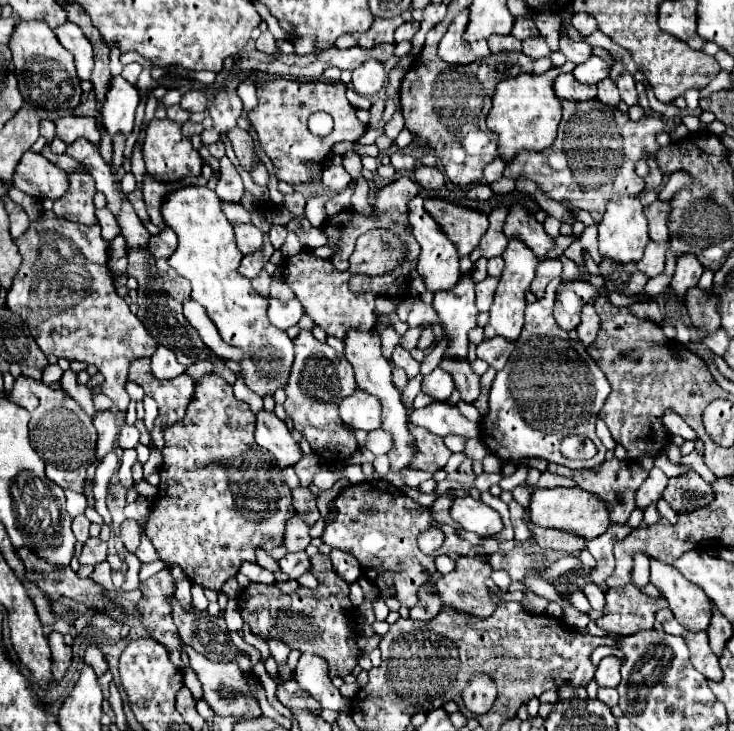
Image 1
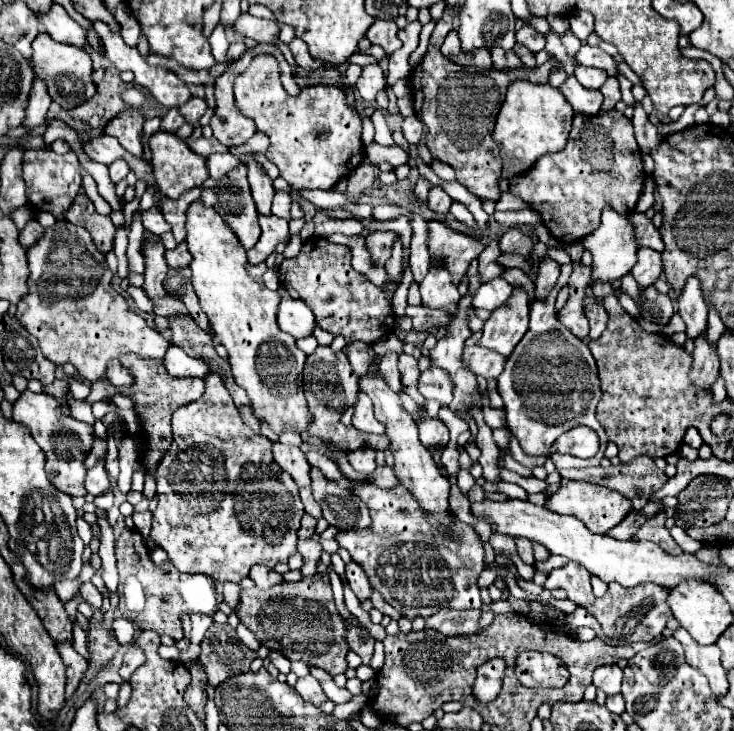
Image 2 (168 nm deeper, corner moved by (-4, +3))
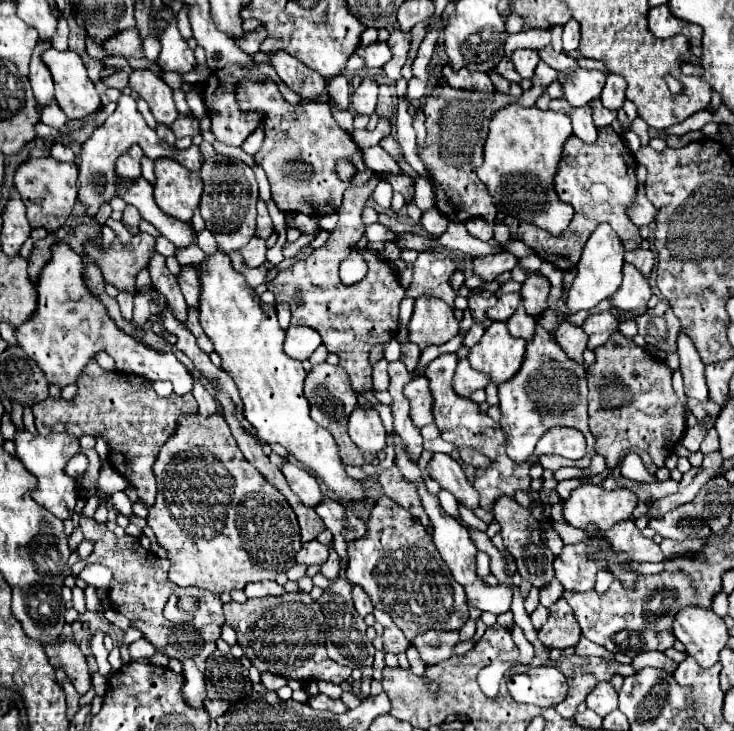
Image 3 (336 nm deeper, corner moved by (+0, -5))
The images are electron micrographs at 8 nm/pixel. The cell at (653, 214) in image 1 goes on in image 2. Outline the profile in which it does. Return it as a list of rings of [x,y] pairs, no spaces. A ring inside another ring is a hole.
[[[633,212],[629,220],[631,220],[631,226],[635,228],[635,240],[639,240],[639,246],[647,246],[657,252],[663,250],[663,240],[661,240],[659,230],[643,212]]]

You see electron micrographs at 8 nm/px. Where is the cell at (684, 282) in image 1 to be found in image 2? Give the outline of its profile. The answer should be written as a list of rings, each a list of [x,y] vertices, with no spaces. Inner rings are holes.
[[[697,278],[687,280],[683,294],[679,298],[679,304],[677,304],[677,312],[687,326],[685,336],[689,340],[695,340],[707,330],[707,306],[705,306],[703,292]]]

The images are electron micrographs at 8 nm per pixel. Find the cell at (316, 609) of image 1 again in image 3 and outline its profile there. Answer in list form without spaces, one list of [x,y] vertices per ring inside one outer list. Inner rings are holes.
[[[297,590],[283,596],[253,598],[243,604],[231,600],[223,604],[223,612],[225,624],[235,628],[237,642],[259,672],[273,672],[295,680],[325,680],[333,684],[341,684],[351,676],[351,668],[341,666],[327,656],[323,642],[303,642],[323,638],[325,624],[319,602],[311,600],[305,592]]]

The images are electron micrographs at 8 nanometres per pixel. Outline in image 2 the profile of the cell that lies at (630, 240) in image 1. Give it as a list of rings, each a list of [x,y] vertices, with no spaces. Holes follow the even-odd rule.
[[[603,208],[601,226],[595,232],[591,232],[587,238],[583,238],[581,244],[593,256],[589,286],[593,286],[597,280],[599,282],[621,280],[625,274],[631,272],[631,268],[633,268],[633,264],[637,260],[635,258],[635,254],[637,254],[637,242],[635,242],[635,236],[633,236],[633,226],[629,224],[627,216],[617,214],[613,208]]]

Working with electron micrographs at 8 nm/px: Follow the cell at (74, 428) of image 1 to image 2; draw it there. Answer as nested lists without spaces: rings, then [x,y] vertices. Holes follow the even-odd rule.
[[[25,390],[21,394],[21,398],[15,402],[13,406],[13,420],[27,426],[31,436],[35,438],[35,442],[39,444],[39,448],[45,452],[47,456],[47,464],[45,464],[45,472],[47,478],[51,480],[51,484],[55,488],[59,488],[61,492],[67,492],[69,496],[85,496],[85,466],[83,460],[91,450],[93,444],[93,428],[85,422],[79,422],[71,416],[65,416],[61,410],[61,404],[49,396],[49,394],[33,394],[29,390]]]

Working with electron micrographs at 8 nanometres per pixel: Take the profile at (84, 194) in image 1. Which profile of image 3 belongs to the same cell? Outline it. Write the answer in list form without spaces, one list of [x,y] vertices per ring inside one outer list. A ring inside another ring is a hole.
[[[139,232],[127,244],[116,238],[107,250],[103,244],[87,242],[85,254],[103,272],[105,282],[113,284],[119,290],[135,294],[135,276],[141,268],[147,266],[153,248],[155,238],[151,234]]]

